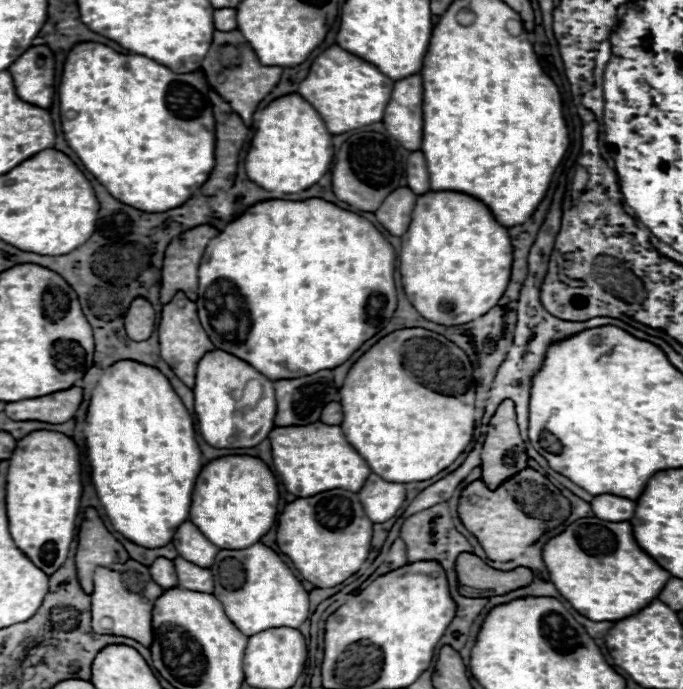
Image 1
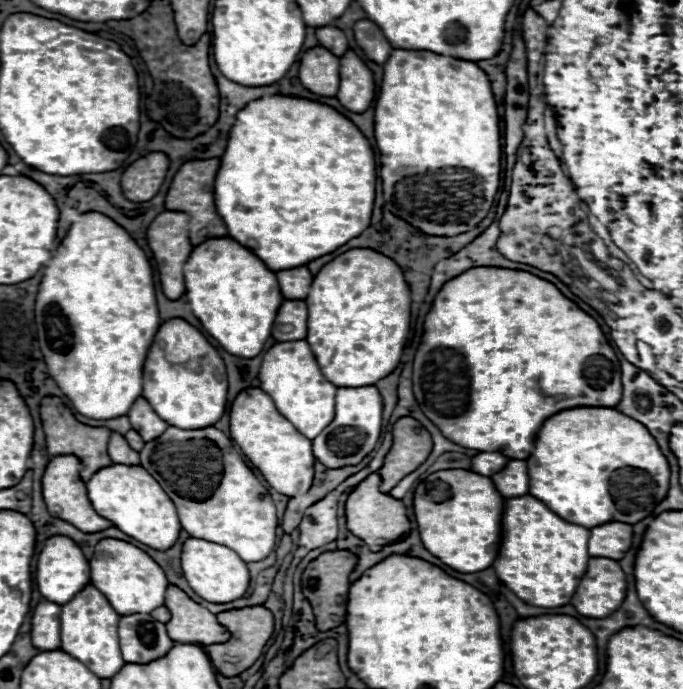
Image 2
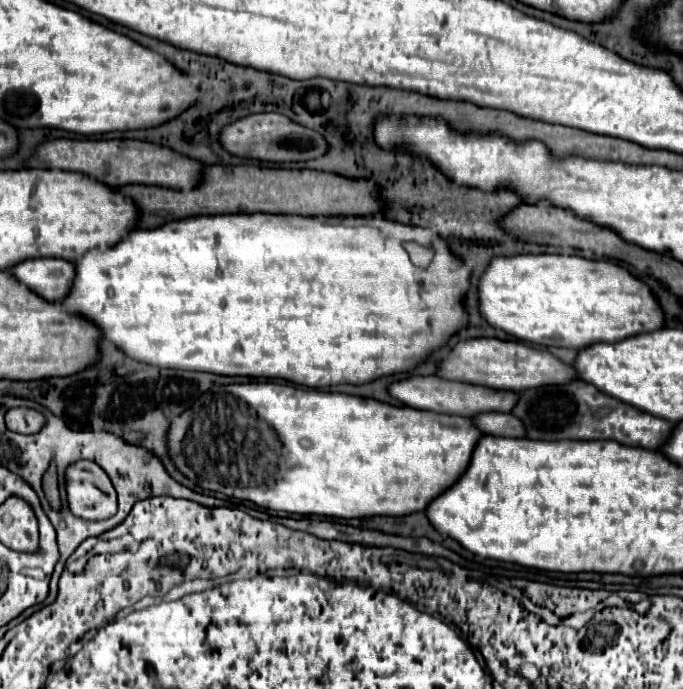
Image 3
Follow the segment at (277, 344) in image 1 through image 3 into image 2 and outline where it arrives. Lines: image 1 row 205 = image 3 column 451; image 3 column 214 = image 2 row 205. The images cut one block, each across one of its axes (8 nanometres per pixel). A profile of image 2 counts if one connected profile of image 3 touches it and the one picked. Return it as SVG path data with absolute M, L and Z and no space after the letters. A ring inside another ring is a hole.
M266 96L262 100L250 102L242 112L238 112L236 124L230 130L228 146L224 156L220 158L220 170L216 174L214 182L214 204L218 210L218 216L224 220L228 236L248 248L252 254L256 254L272 272L278 272L282 268L298 268L306 266L308 262L334 252L336 248L344 246L348 240L354 236L360 236L362 230L370 226L370 216L374 208L374 198L376 198L376 162L374 162L374 152L368 142L368 138L340 112L336 112L330 106L304 100L304 98L288 98L288 96Z

